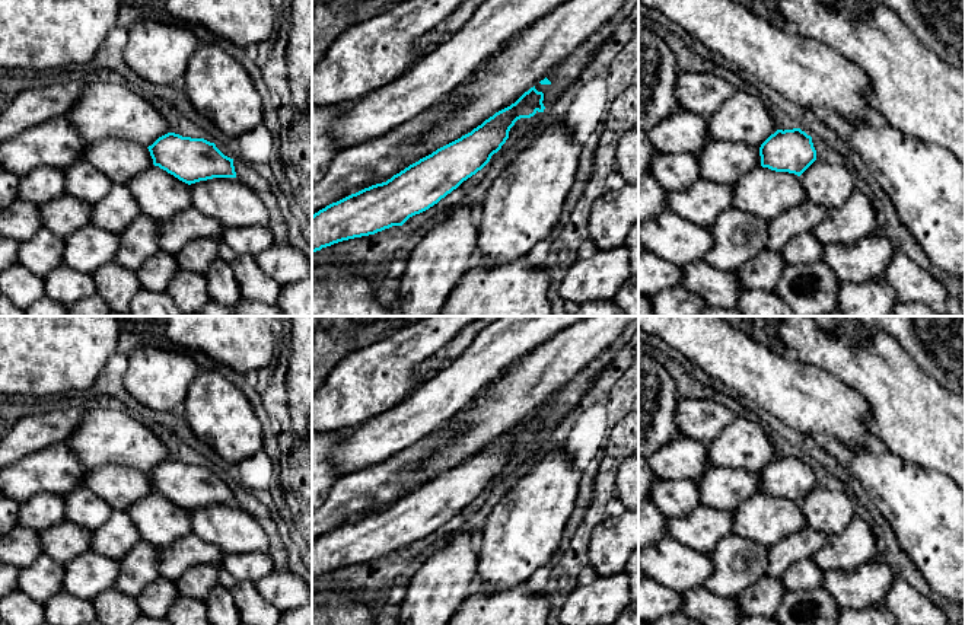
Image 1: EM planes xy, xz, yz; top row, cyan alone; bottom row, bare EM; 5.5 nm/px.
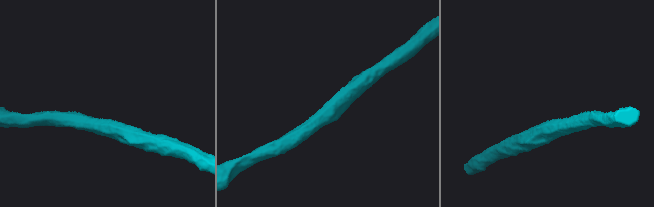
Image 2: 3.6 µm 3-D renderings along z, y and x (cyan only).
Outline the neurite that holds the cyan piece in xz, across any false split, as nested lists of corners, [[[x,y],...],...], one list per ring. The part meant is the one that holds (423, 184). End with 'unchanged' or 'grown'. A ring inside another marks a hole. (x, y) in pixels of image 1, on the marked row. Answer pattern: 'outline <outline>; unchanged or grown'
outline [[[534,86],[471,133],[410,165],[386,182],[364,188],[319,210],[312,216],[312,253],[343,240],[402,226],[410,217],[429,210],[490,162],[509,138],[509,131],[517,119],[544,112],[542,101],[544,93]]]; unchanged

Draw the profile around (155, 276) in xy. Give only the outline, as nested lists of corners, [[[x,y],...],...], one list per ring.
[[[159,249],[136,271],[136,275],[143,290],[160,291],[179,270],[175,255]]]

